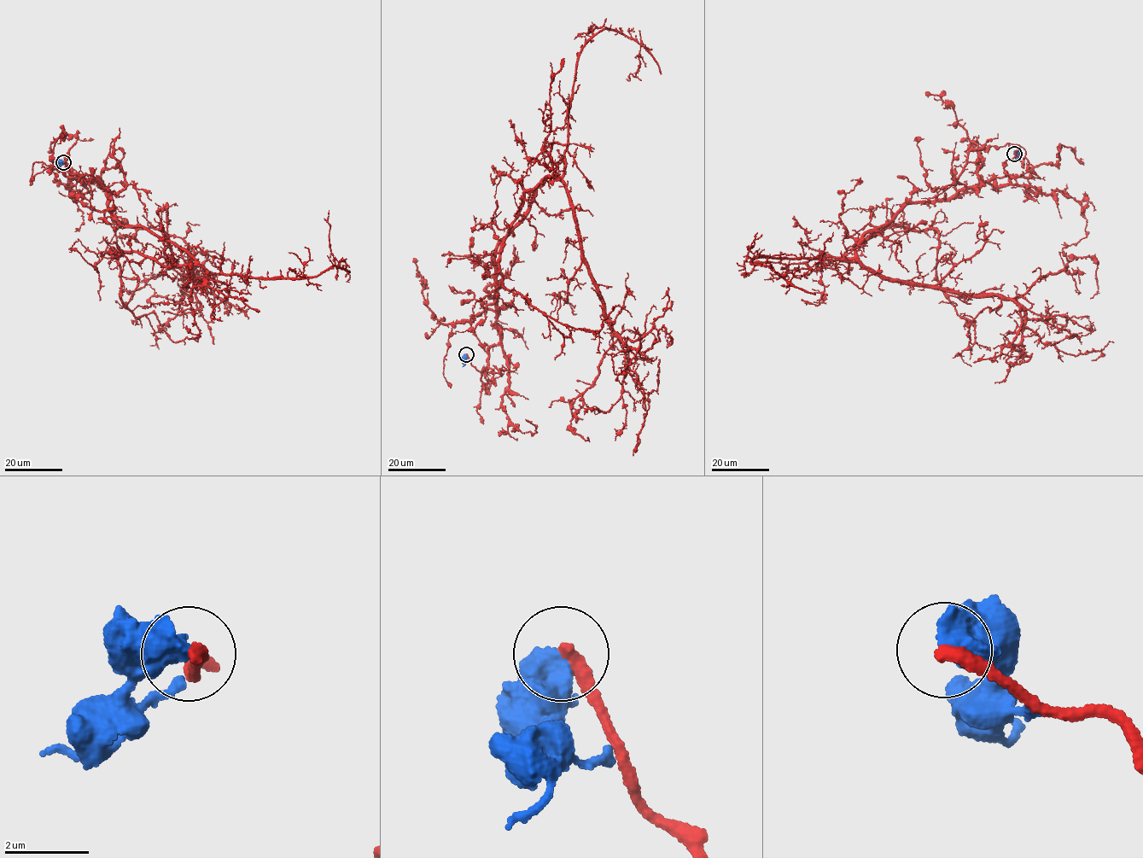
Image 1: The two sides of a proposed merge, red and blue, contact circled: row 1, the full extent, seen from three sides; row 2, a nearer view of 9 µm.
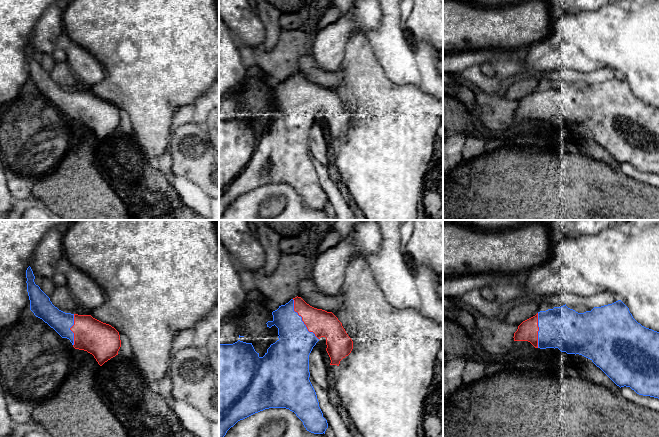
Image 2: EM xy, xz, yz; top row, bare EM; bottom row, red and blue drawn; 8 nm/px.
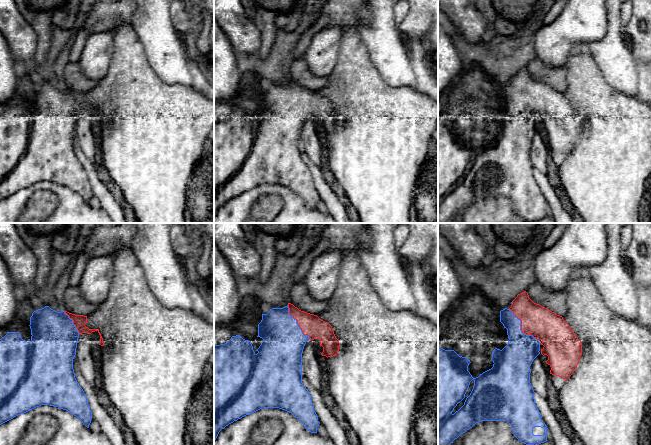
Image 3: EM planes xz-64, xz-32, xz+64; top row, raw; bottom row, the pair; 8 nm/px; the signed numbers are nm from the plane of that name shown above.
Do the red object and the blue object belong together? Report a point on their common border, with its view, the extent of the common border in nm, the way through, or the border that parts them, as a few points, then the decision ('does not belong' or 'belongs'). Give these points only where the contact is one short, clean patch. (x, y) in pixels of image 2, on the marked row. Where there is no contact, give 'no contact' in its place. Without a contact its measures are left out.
contact xz (302, 320); length 380 nm; belongs

